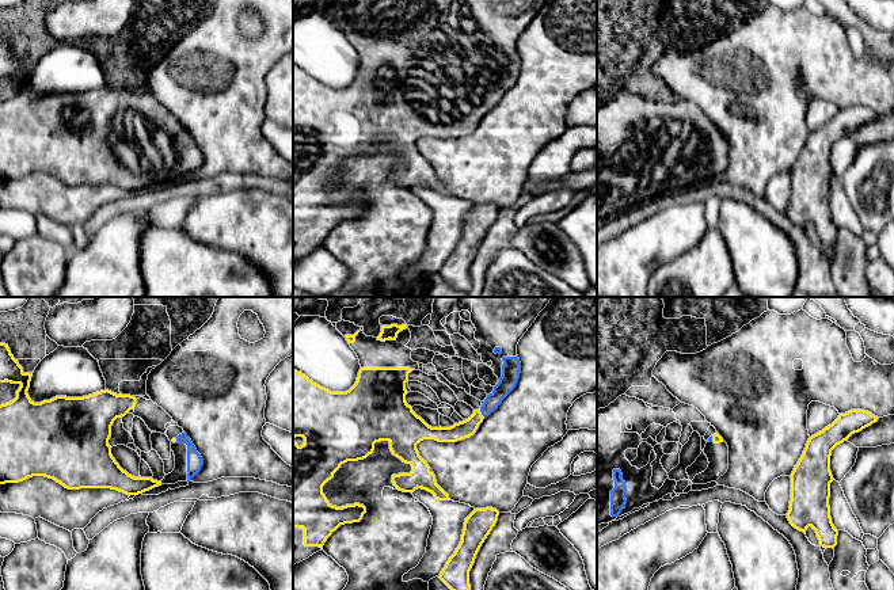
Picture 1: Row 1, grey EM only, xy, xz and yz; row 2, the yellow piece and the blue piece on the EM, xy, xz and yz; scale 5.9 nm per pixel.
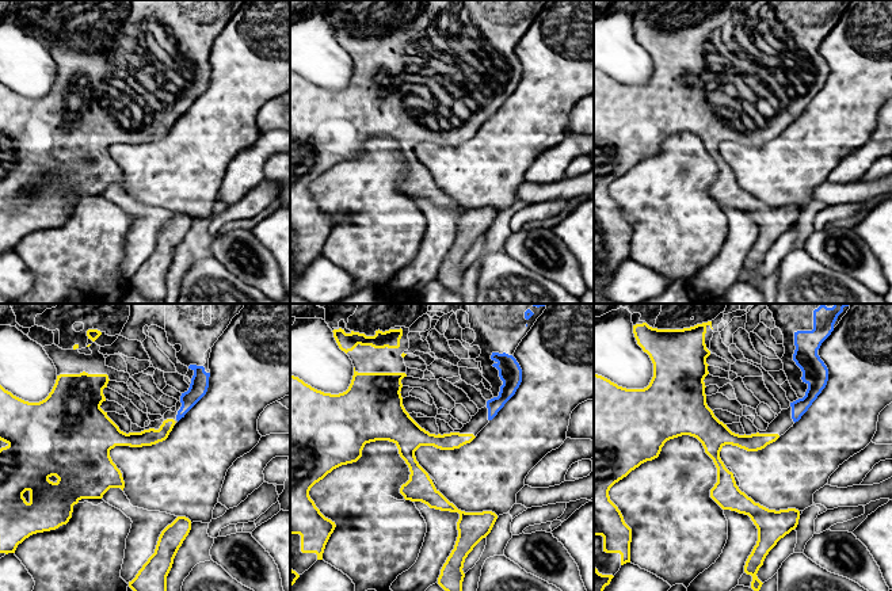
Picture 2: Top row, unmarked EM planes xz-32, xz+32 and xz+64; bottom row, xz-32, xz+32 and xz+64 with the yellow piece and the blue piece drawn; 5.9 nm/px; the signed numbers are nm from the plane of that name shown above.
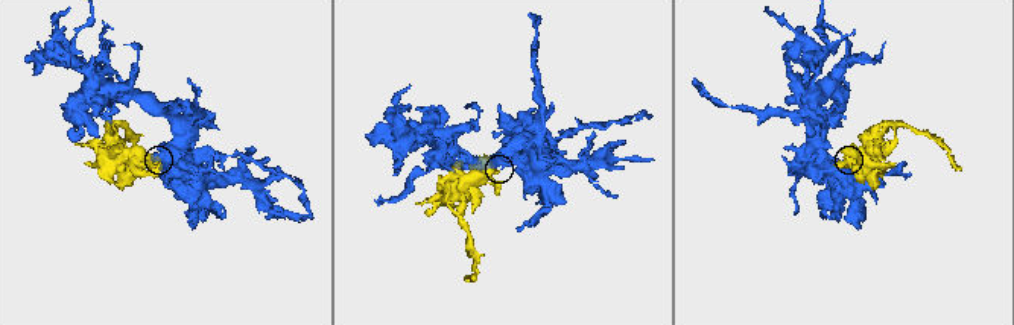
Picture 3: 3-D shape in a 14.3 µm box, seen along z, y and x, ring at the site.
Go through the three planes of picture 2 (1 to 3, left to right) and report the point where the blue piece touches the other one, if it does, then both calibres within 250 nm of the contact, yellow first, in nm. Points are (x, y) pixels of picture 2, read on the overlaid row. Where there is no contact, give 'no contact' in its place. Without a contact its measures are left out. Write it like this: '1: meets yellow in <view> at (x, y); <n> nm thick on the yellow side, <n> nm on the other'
1: no contact
2: no contact
3: no contact

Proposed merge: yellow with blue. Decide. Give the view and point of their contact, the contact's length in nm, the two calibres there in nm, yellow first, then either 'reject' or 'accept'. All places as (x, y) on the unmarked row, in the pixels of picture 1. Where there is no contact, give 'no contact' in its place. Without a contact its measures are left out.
contact xz (480, 109); length 70 nm; calibres 110 and 100 nm; accept

